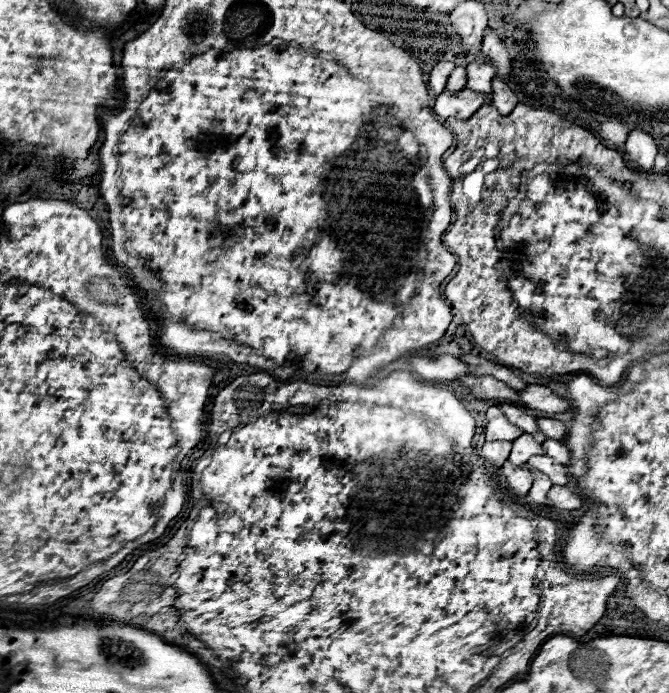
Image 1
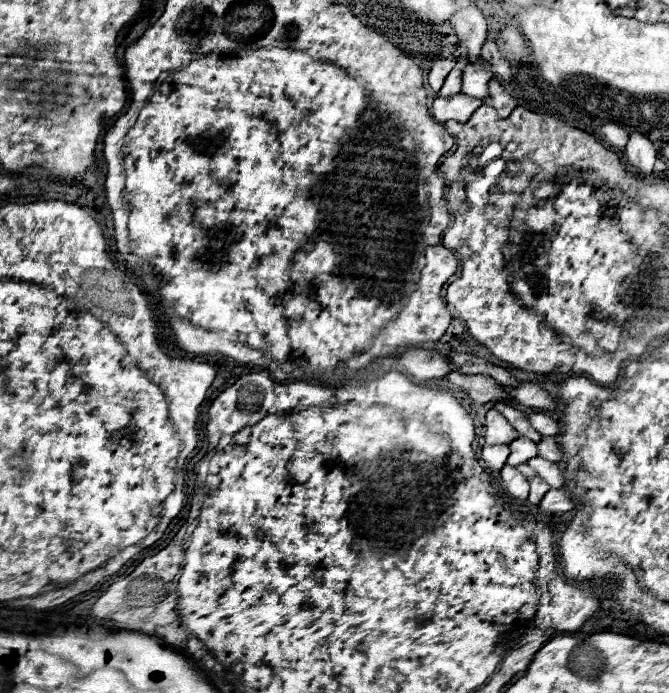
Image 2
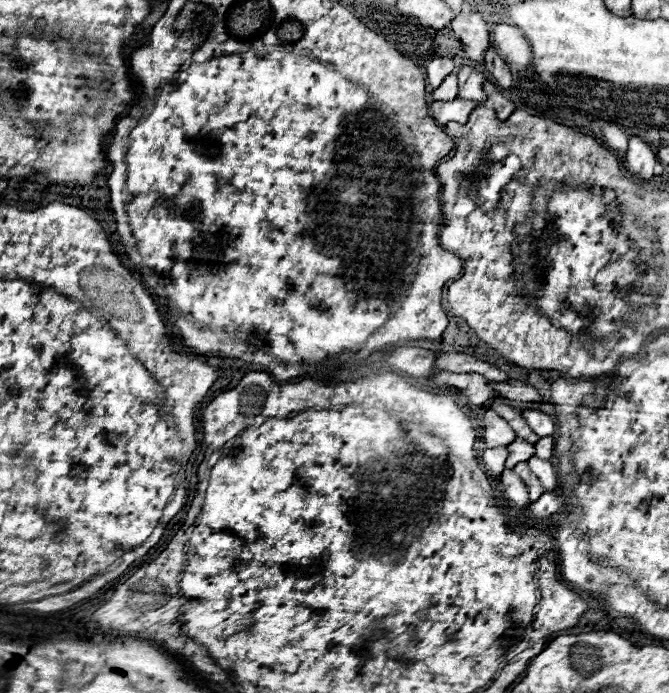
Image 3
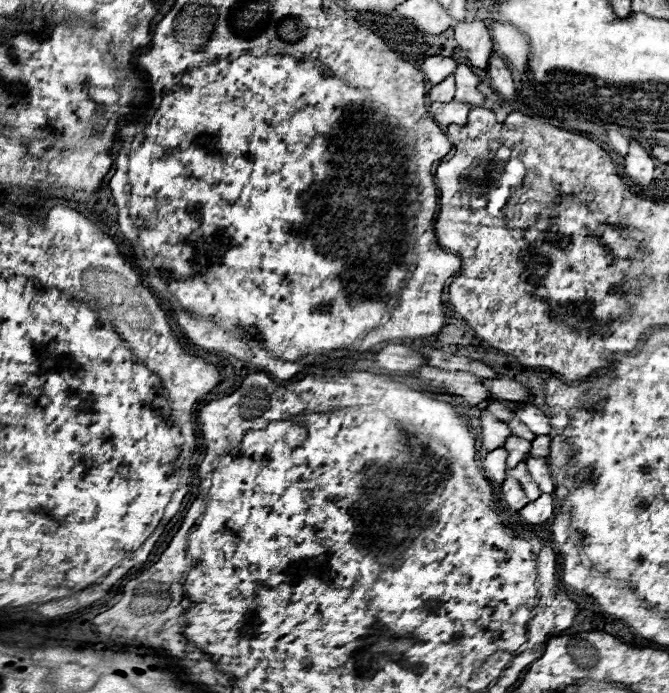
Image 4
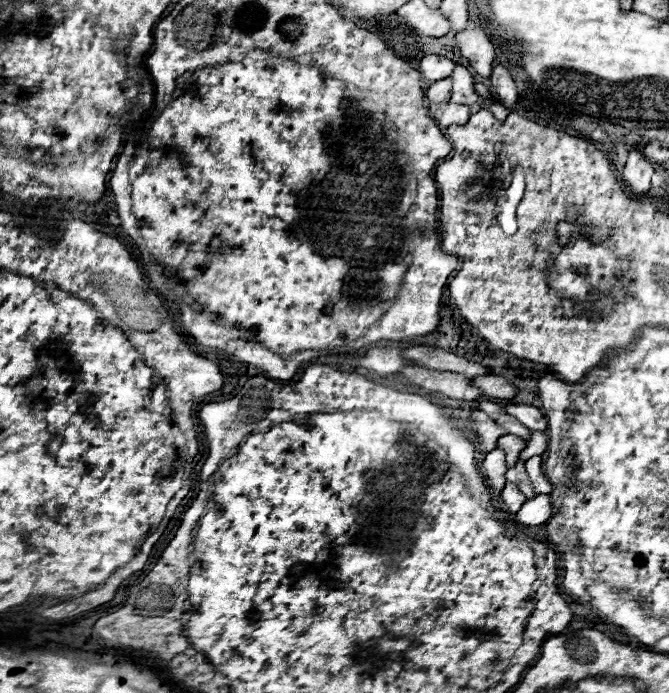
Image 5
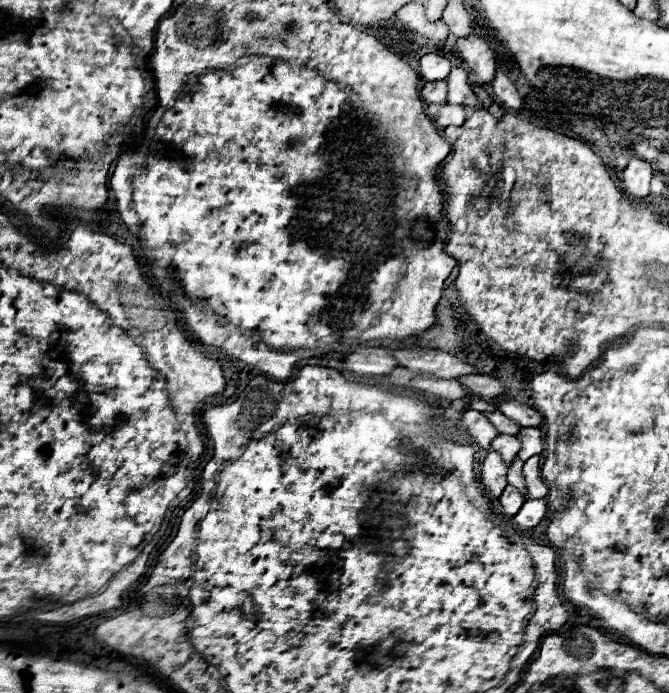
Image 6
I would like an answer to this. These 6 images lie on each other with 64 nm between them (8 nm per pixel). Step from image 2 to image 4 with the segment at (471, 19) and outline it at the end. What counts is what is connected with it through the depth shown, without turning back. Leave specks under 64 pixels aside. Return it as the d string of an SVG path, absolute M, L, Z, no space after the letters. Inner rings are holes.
M480 20L460 22L454 28L454 34L456 34L458 48L470 60L470 64L484 72L488 68L488 60L492 54L492 40L490 40L490 34L484 22Z

